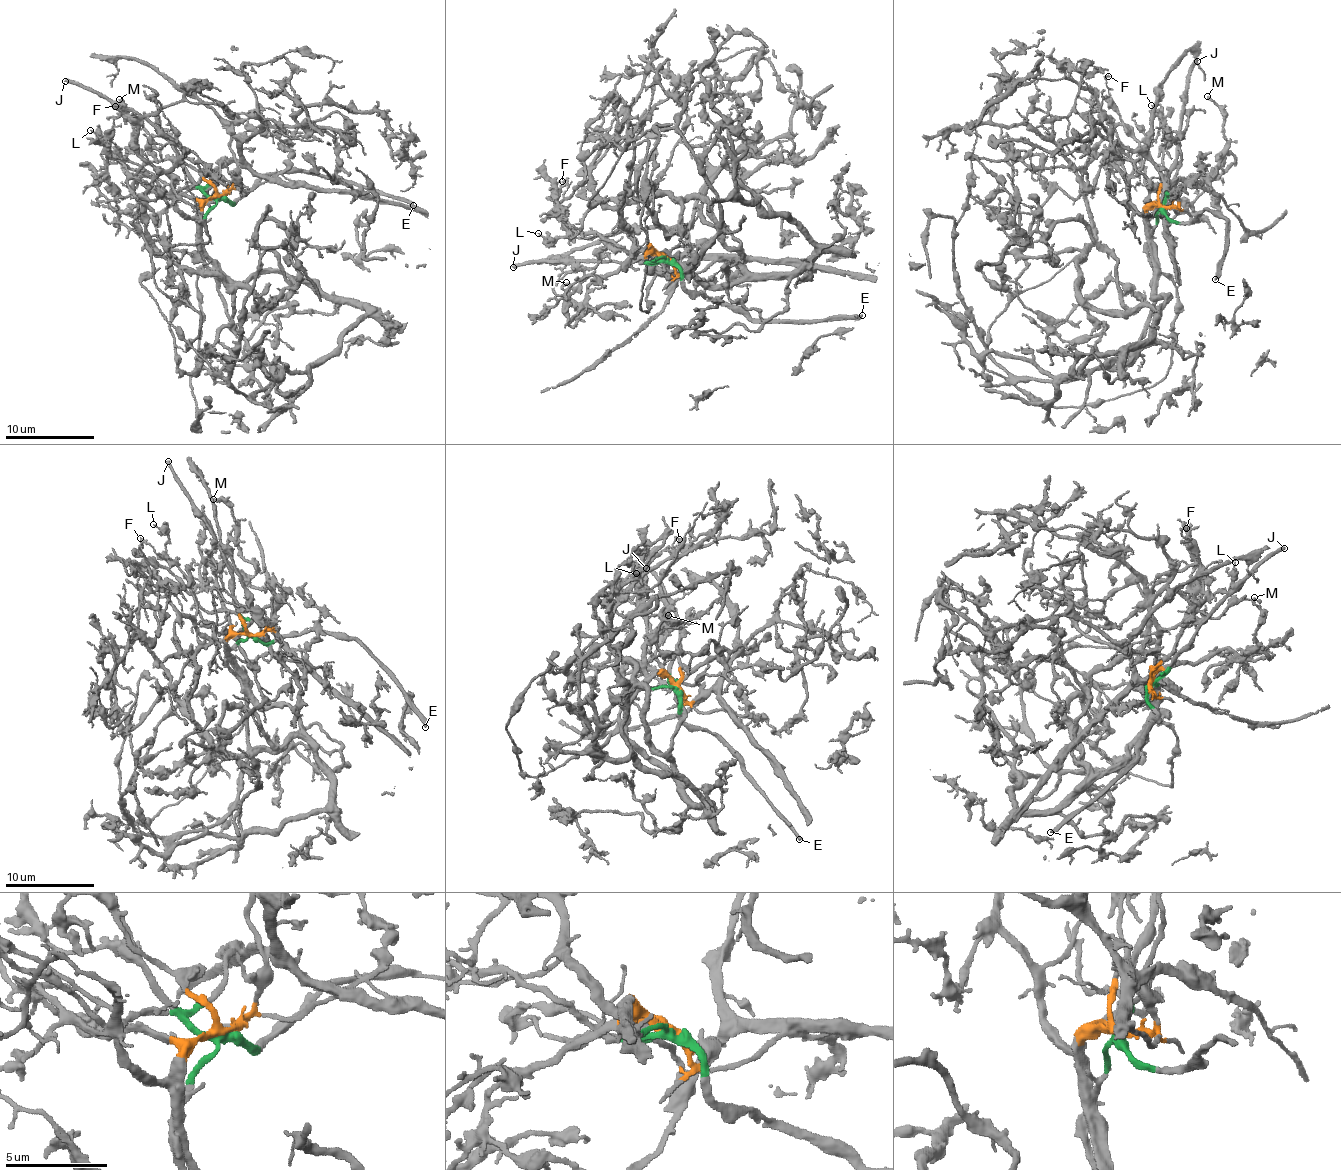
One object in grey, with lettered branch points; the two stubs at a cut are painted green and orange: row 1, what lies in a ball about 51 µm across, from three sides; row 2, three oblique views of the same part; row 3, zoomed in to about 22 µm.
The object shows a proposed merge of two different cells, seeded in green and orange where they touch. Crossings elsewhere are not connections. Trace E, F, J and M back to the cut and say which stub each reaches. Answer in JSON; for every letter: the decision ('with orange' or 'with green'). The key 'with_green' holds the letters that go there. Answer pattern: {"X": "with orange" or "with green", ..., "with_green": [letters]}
{"E": "with green", "F": "with green", "J": "with green", "M": "with orange", "with_green": ["E", "F", "J"]}

